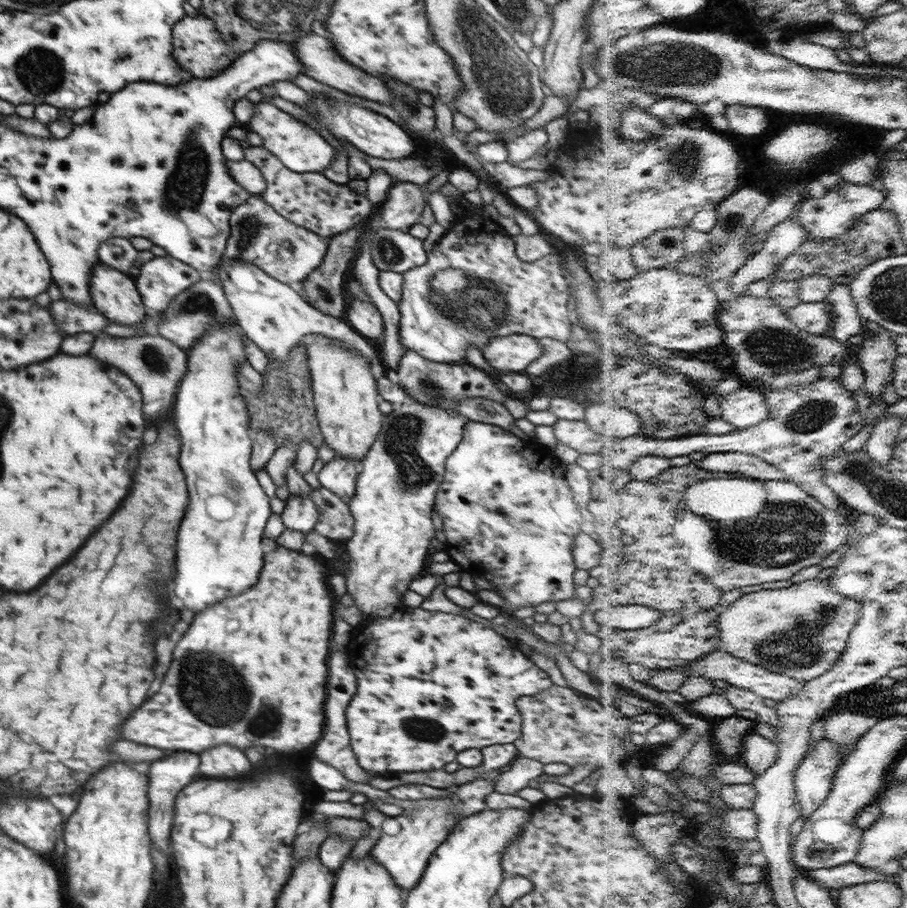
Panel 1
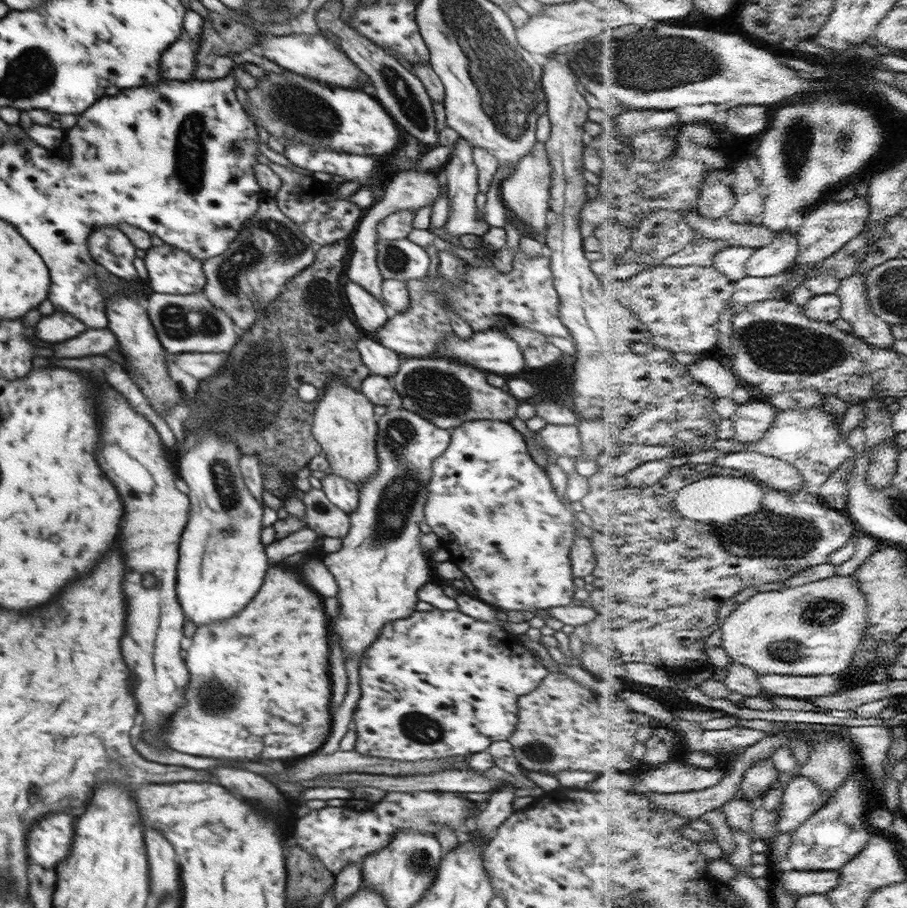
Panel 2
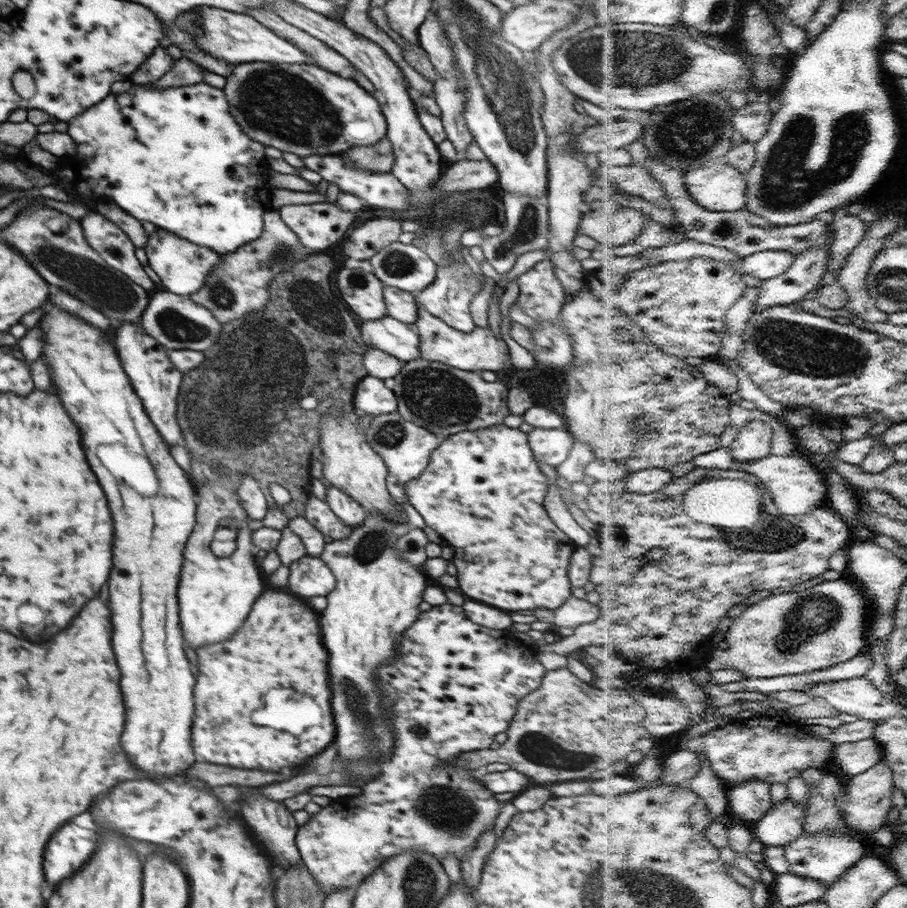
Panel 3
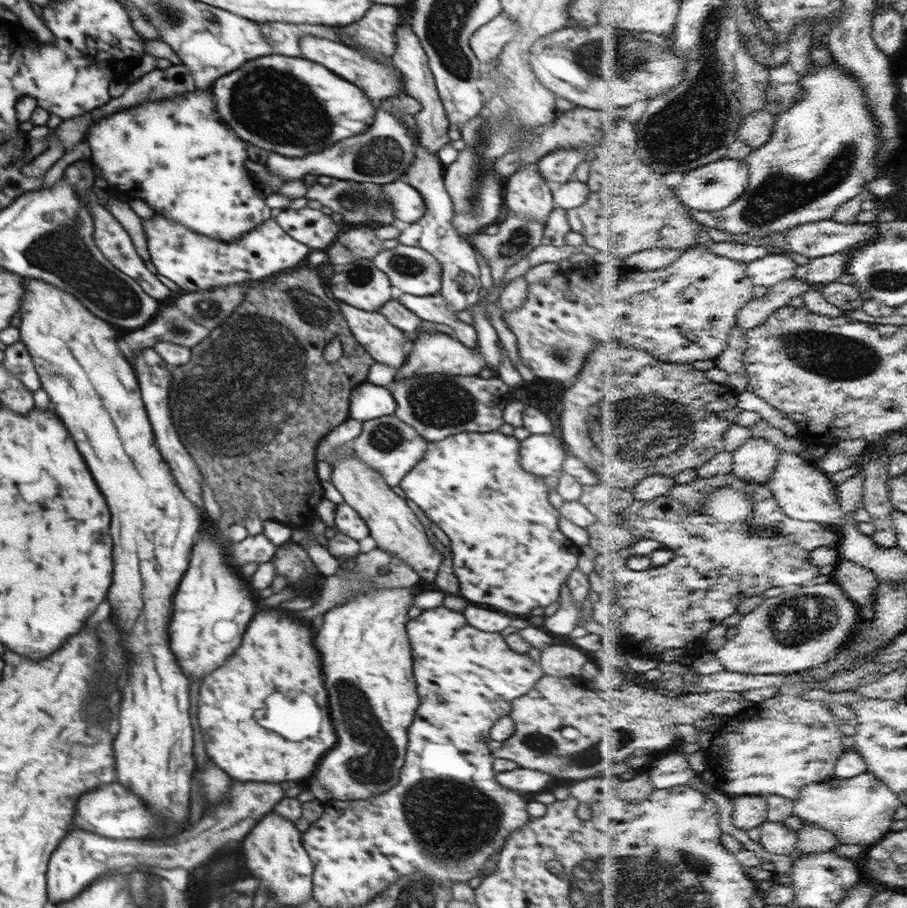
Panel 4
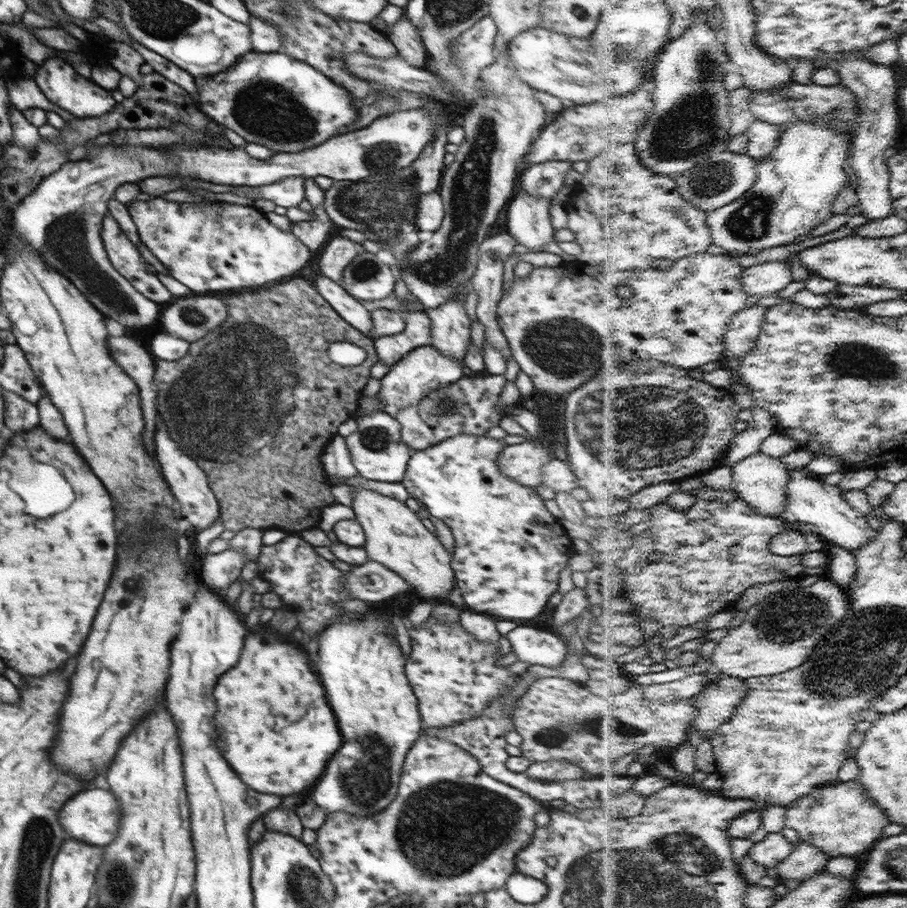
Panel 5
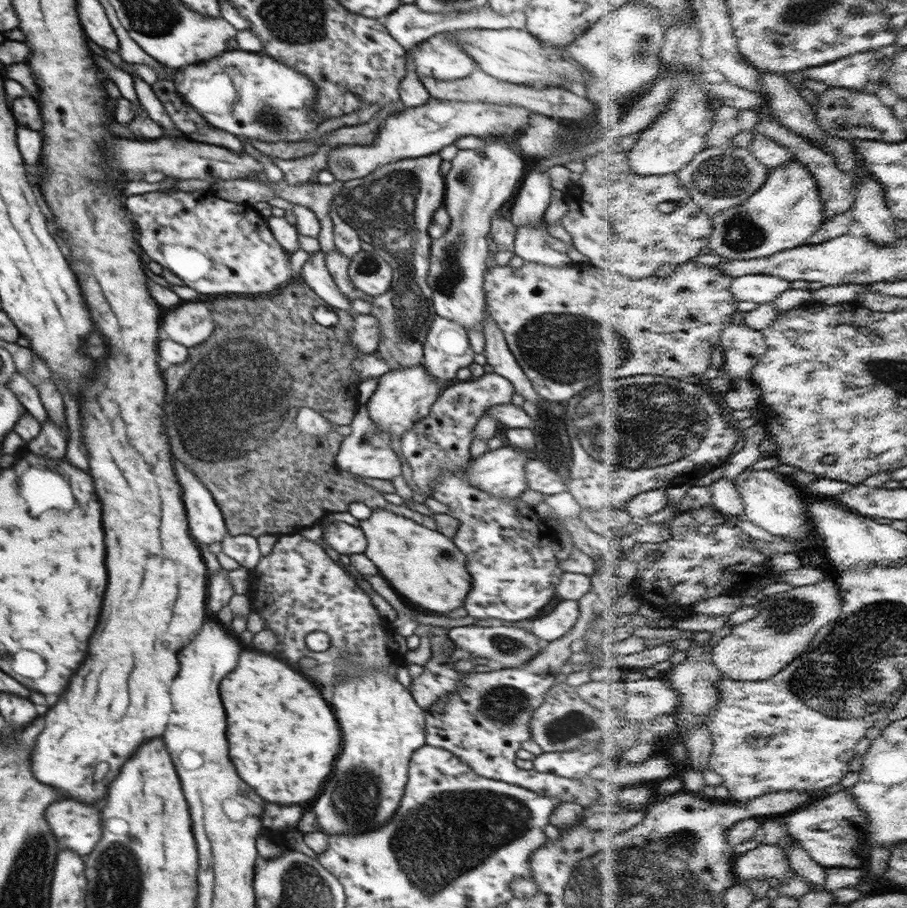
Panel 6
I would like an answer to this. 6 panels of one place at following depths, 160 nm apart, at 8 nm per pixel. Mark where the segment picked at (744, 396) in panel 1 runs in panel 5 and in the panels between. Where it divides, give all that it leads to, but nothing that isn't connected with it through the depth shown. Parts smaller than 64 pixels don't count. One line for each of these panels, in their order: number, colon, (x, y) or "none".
2: (753, 420)
3: (755, 442)
4: (757, 461)
5: (763, 480)

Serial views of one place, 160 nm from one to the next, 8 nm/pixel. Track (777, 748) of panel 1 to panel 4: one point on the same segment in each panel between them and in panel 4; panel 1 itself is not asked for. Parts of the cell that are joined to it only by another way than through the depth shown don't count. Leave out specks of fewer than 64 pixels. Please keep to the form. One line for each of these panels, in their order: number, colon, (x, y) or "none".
2: (760, 779)
3: (751, 801)
4: (750, 810)

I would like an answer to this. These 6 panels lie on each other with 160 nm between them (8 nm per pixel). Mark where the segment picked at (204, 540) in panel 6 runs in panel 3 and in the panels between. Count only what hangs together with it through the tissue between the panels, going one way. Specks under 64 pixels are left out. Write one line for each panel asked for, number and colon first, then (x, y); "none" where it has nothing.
3: (157, 382)
4: (152, 372)
5: (188, 482)

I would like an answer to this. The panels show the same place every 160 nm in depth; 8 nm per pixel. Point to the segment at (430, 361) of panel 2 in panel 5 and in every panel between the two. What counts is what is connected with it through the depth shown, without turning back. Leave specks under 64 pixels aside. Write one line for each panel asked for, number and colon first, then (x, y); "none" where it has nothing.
3: (443, 400)
4: (437, 406)
5: (468, 406)

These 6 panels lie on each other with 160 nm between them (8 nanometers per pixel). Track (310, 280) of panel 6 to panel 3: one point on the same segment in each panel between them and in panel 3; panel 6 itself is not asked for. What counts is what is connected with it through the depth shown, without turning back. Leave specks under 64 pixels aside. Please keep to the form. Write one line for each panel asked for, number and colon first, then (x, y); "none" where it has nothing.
3: (394, 337)
4: (386, 343)
5: (349, 308)

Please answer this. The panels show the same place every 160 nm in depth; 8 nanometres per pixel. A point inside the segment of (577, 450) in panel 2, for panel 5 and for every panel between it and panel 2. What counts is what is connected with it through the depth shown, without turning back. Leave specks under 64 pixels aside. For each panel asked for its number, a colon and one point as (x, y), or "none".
3: (552, 446)
4: (543, 455)
5: (523, 463)

